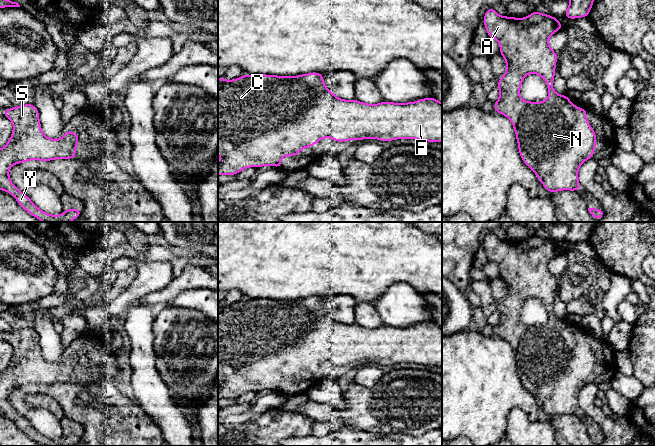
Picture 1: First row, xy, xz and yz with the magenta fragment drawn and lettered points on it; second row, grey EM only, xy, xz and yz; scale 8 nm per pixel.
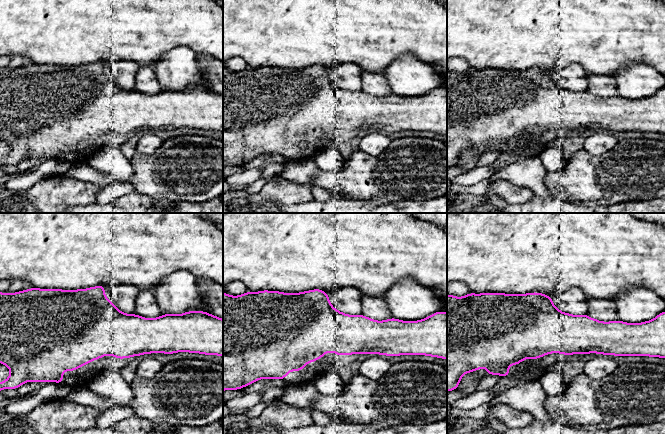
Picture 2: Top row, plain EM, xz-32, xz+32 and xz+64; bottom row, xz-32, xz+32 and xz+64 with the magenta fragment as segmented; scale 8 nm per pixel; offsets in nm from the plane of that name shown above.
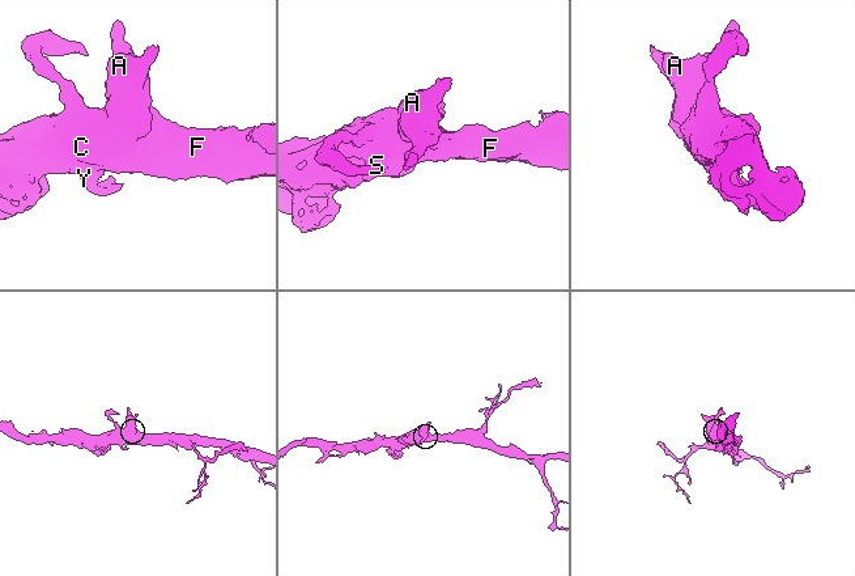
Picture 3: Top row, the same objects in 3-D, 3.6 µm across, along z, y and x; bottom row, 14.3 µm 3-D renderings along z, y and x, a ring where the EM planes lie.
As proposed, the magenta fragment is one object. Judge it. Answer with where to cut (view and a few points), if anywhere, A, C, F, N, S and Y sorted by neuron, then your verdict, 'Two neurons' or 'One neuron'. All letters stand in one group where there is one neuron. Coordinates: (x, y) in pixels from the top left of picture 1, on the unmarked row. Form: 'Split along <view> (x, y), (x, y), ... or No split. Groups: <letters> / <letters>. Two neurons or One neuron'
No split. Groups: A C F N S Y. One neuron

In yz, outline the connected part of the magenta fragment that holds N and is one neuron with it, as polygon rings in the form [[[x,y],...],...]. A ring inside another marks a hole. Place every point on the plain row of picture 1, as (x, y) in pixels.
[[[489,231],[484,238],[483,247],[488,260],[498,265],[500,279],[506,285],[506,296],[497,306],[499,323],[493,327],[494,335],[506,340],[511,345],[522,385],[535,397],[539,405],[550,417],[563,414],[578,415],[581,412],[578,404],[578,395],[586,384],[592,383],[596,372],[597,361],[586,343],[587,334],[576,331],[568,320],[558,318],[553,312],[558,278],[550,271],[549,261],[563,253],[560,245],[556,241],[542,238],[537,234],[524,242],[501,240],[492,231]],[[527,298],[537,298],[544,303],[549,315],[546,324],[531,326],[521,322],[520,312]]]

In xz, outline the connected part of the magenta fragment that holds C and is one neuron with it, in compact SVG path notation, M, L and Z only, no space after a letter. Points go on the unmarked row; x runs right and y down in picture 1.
M318 296L298 300L246 298L233 304L218 302L218 378L222 382L218 386L218 400L237 399L249 391L276 390L281 393L283 380L297 380L302 373L317 368L323 362L337 366L364 363L442 366L442 327L433 321L414 326L384 325L377 328L344 324L327 312L323 298Z

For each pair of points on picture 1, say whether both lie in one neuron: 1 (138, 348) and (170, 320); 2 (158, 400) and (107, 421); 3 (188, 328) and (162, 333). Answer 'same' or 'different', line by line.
1: different
2: different
3: same

